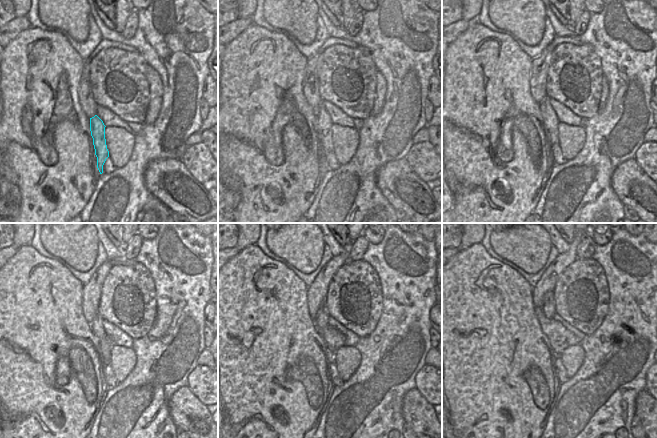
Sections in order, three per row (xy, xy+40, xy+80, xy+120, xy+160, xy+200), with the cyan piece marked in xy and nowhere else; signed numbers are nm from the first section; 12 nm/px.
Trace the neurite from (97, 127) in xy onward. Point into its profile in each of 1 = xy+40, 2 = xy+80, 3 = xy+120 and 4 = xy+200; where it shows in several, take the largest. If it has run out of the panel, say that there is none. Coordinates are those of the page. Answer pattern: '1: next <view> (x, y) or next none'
1: next xy+40 (324, 123)
2: next xy+80 (550, 120)
3: next xy+120 (97, 329)
4: next xy+200 (548, 308)

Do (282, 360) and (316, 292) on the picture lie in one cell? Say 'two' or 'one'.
two

